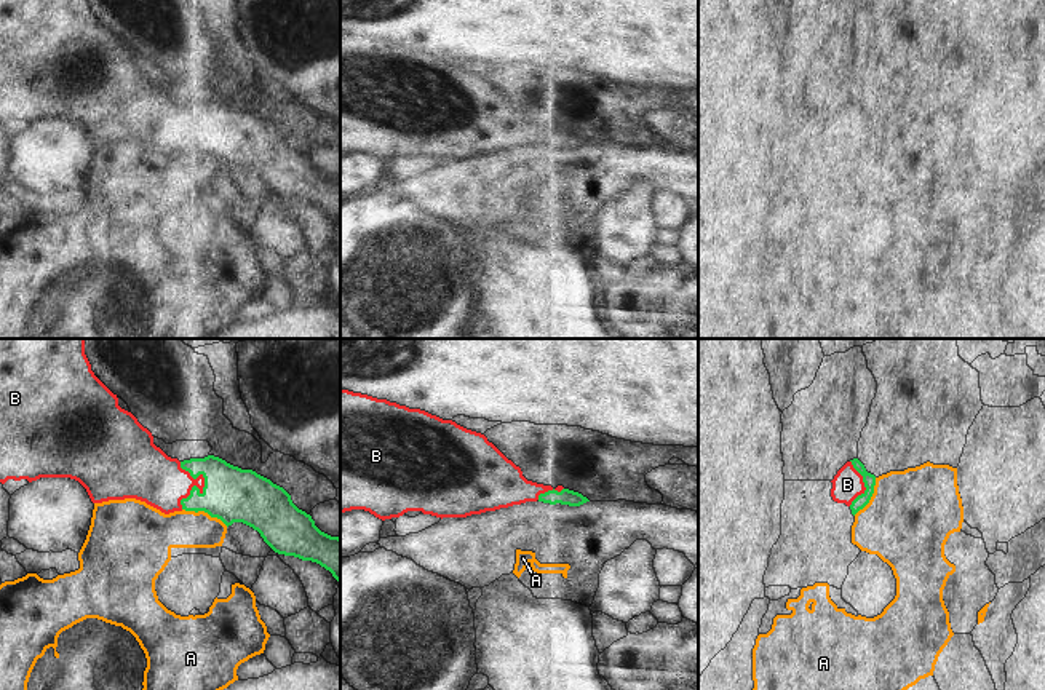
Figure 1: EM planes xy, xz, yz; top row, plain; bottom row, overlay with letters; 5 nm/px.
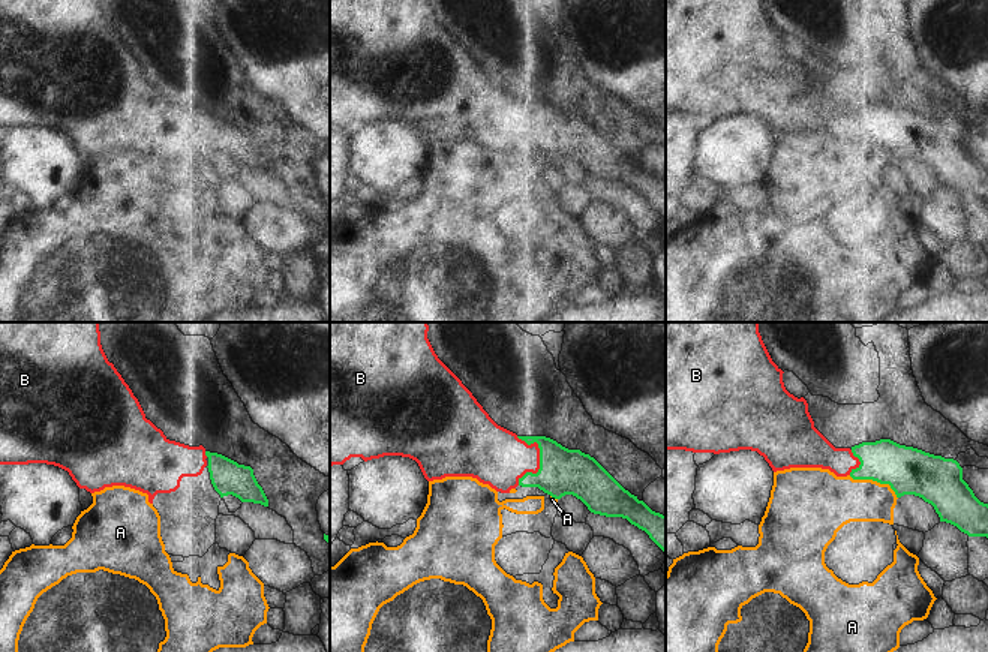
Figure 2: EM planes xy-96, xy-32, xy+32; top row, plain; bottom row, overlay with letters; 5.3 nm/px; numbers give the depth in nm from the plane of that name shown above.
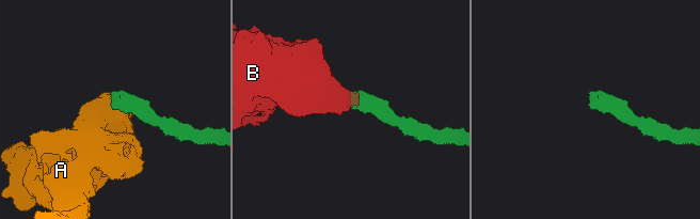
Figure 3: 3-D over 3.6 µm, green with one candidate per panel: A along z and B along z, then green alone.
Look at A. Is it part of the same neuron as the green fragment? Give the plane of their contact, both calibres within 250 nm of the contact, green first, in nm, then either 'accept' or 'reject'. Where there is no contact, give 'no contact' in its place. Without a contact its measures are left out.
contact in xy; calibres 280 and 200 nm; reject

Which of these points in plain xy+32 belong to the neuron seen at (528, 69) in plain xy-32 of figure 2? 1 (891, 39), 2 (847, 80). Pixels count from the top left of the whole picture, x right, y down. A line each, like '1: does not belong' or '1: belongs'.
1: does not belong
2: does not belong

